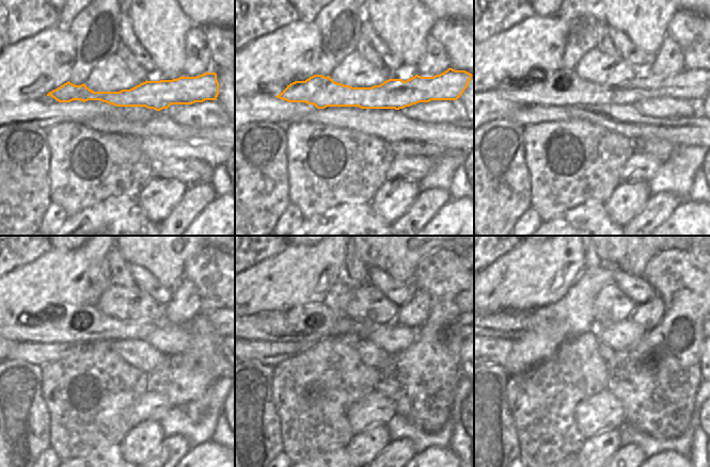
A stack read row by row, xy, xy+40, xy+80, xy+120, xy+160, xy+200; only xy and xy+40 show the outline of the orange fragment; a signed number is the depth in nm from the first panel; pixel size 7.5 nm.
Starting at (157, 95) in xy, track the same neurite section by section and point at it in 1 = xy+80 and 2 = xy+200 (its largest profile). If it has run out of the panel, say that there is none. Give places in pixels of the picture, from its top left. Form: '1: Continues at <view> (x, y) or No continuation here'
1: Continues at xy+80 (561, 87)
2: Continues at xy+200 (510, 325).

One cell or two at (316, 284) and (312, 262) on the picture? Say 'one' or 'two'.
one

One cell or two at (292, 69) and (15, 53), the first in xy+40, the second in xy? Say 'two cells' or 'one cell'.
one cell

